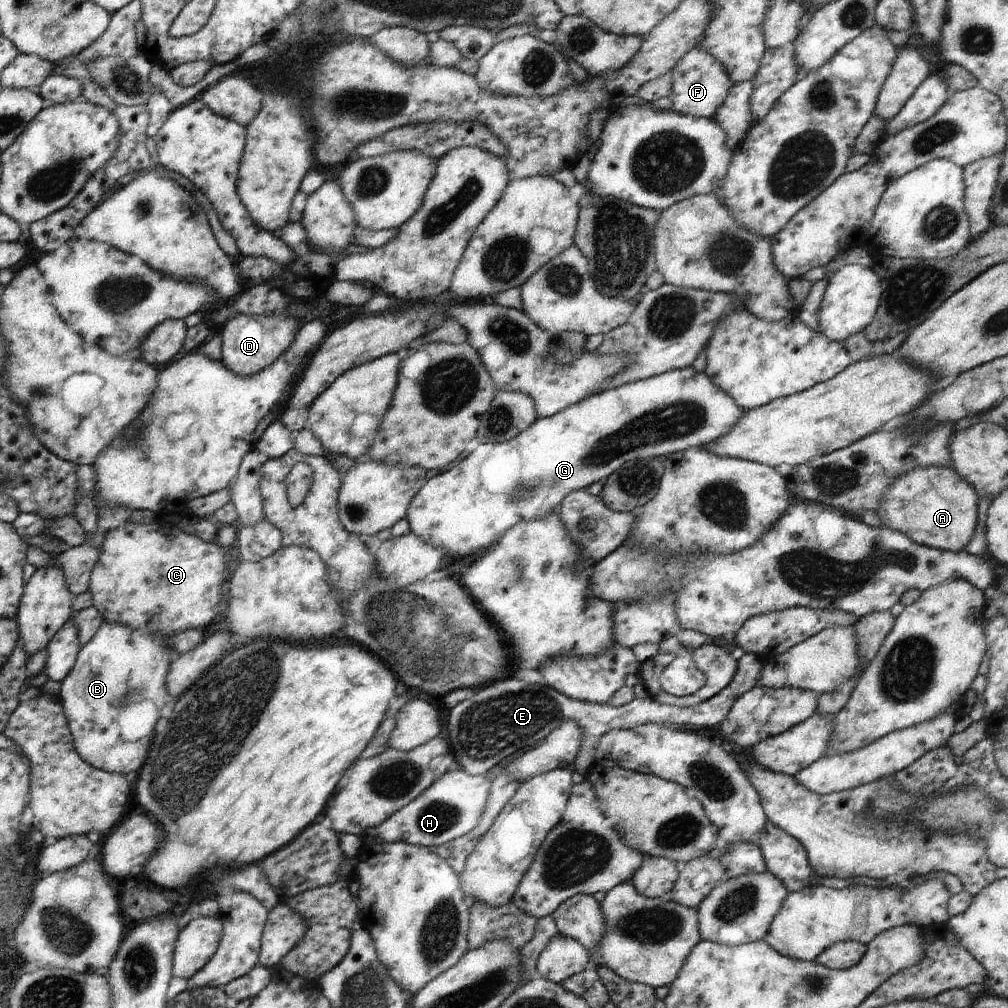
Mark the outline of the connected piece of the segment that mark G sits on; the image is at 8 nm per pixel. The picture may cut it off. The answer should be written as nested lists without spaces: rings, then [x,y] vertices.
[[[682,367],[681,369],[671,370],[664,374],[656,375],[647,379],[634,381],[633,383],[625,384],[615,389],[600,391],[589,397],[584,397],[580,402],[563,408],[560,412],[549,417],[538,417],[536,422],[532,423],[524,432],[511,438],[503,443],[482,443],[470,452],[464,460],[456,462],[450,470],[446,472],[434,472],[429,475],[424,486],[420,487],[418,494],[412,499],[408,510],[406,511],[405,519],[408,521],[410,530],[420,538],[423,538],[428,544],[441,550],[444,556],[447,554],[452,558],[466,558],[472,556],[480,550],[488,550],[495,546],[501,536],[515,524],[519,522],[535,521],[542,518],[545,514],[556,511],[563,498],[568,496],[572,491],[587,489],[594,482],[598,482],[601,478],[609,477],[615,470],[618,470],[624,463],[633,461],[634,459],[661,458],[672,453],[679,453],[686,449],[703,447],[716,438],[722,437],[723,434],[729,433],[731,428],[739,421],[742,416],[743,408],[739,407],[734,399],[720,390],[703,372],[697,372],[693,367]]]

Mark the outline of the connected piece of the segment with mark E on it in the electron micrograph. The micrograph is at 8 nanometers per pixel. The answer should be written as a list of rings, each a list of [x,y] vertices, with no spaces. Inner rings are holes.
[[[746,653],[737,659],[736,674],[728,686],[703,703],[683,709],[672,705],[661,705],[650,696],[634,699],[621,707],[611,707],[608,704],[601,705],[571,699],[556,689],[540,683],[502,680],[480,688],[476,696],[449,709],[447,725],[449,745],[462,769],[468,774],[484,775],[492,766],[496,766],[510,754],[534,746],[536,742],[544,740],[561,722],[572,719],[579,724],[583,734],[581,750],[572,769],[584,775],[590,772],[589,769],[594,765],[595,746],[599,738],[609,730],[631,729],[646,723],[662,725],[666,722],[670,722],[675,728],[683,726],[712,728],[726,718],[735,700],[741,694],[755,686],[760,673],[764,673],[763,661],[755,654]]]

